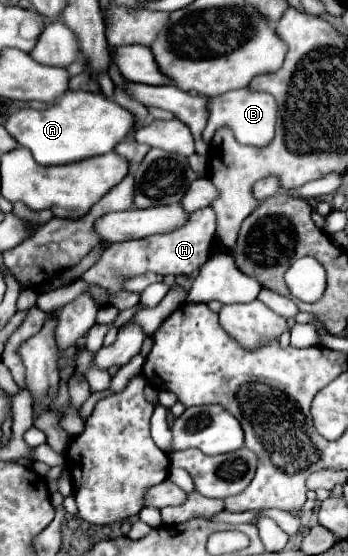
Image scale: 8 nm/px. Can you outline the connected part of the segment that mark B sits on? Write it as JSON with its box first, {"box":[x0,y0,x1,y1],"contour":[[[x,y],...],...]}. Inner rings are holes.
{"box":[203,88,277,146],"contour":[[[249,88],[233,90],[233,92],[227,92],[209,100],[209,122],[203,130],[203,142],[209,144],[213,140],[213,134],[219,128],[227,126],[235,132],[235,138],[241,144],[267,146],[275,134],[275,120],[277,120],[277,102],[273,96],[263,94],[263,92],[253,92]]]}

